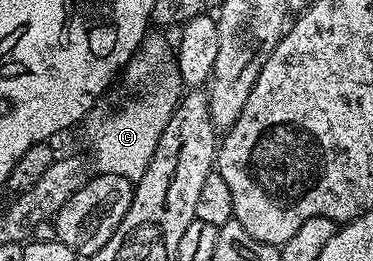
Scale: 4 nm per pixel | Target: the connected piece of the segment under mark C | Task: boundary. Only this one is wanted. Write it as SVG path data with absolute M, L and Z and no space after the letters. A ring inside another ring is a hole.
M154 35L147 36L140 52L126 66L125 76L134 85L146 85L142 89L142 94L139 97L132 98L131 101L124 102L115 113L106 113L103 117L91 116L85 126L85 128L87 127L86 141L90 144L91 151L94 152L94 161L99 165L97 168L101 172L115 173L121 177L127 177L131 183L136 183L142 178L144 171L148 171L148 163L152 163L156 143L160 143L160 135L164 131L164 127L168 127L168 119L174 114L174 107L180 100L178 89L183 88L183 83L178 74L177 64L172 60L171 54L170 57L166 54L165 39L154 37Z

